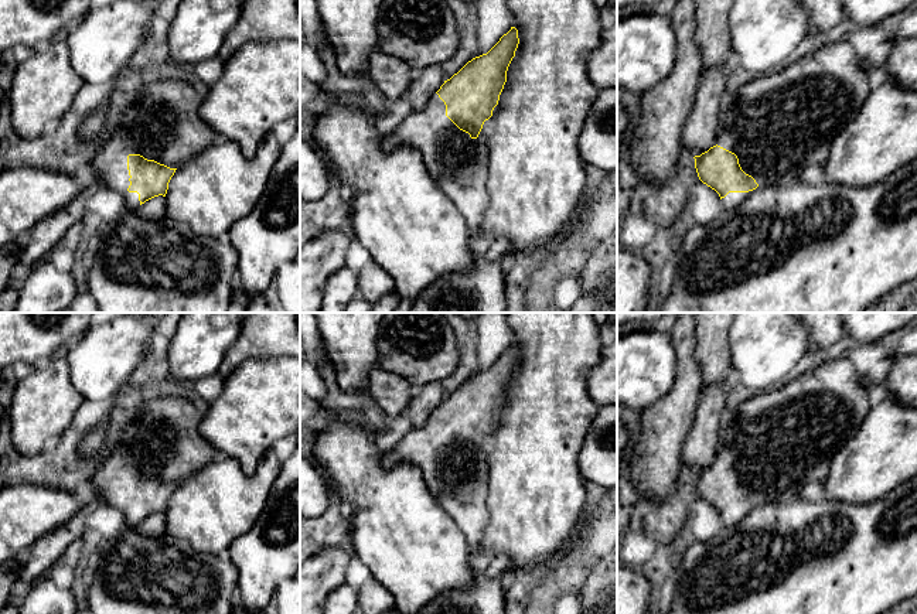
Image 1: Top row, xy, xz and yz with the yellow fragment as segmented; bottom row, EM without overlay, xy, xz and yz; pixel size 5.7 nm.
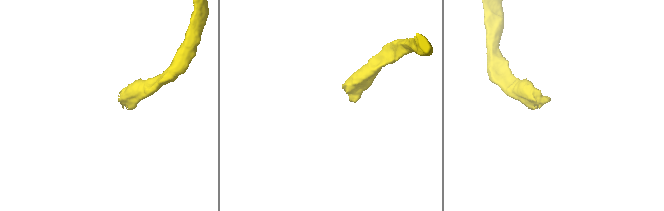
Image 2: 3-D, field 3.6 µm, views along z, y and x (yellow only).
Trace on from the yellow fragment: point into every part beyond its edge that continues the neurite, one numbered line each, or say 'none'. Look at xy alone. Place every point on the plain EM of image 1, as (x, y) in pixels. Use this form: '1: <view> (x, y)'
1: xy (163, 440)

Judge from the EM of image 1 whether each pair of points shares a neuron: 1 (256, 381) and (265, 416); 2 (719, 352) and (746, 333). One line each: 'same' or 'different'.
1: same
2: different

